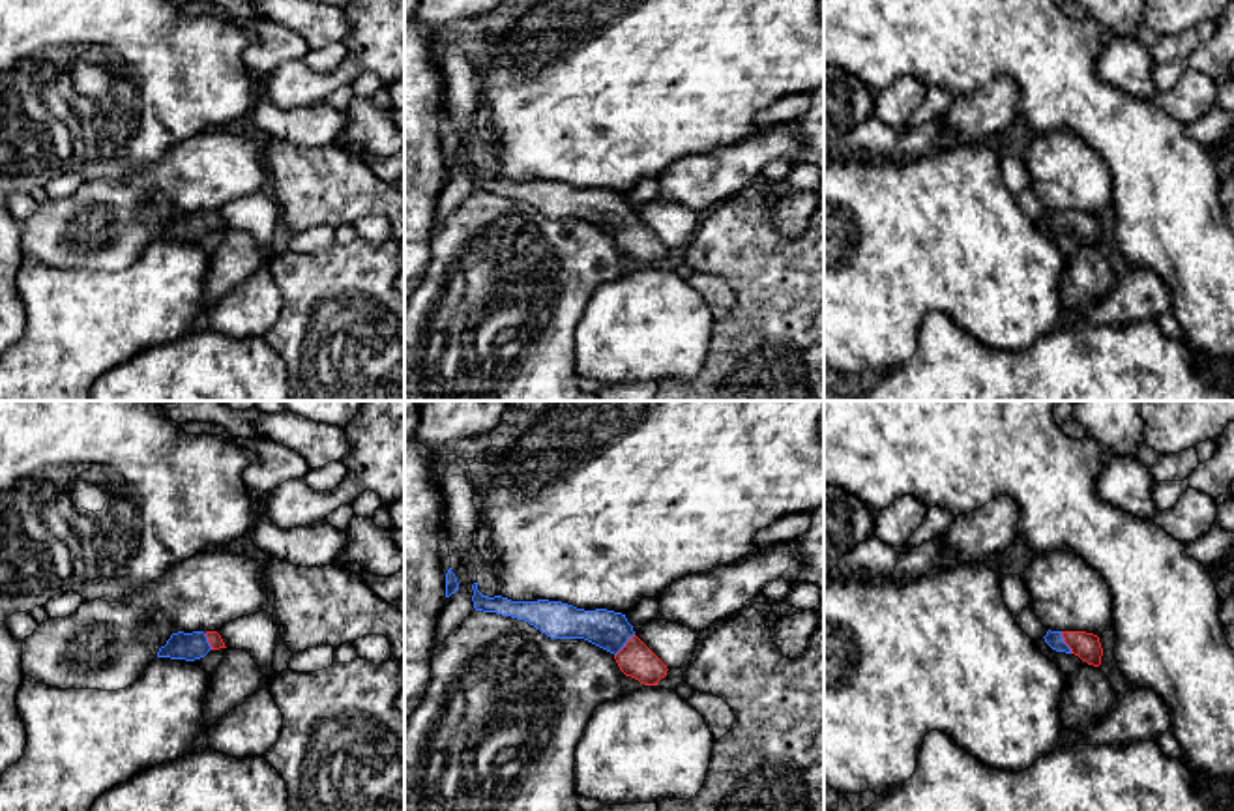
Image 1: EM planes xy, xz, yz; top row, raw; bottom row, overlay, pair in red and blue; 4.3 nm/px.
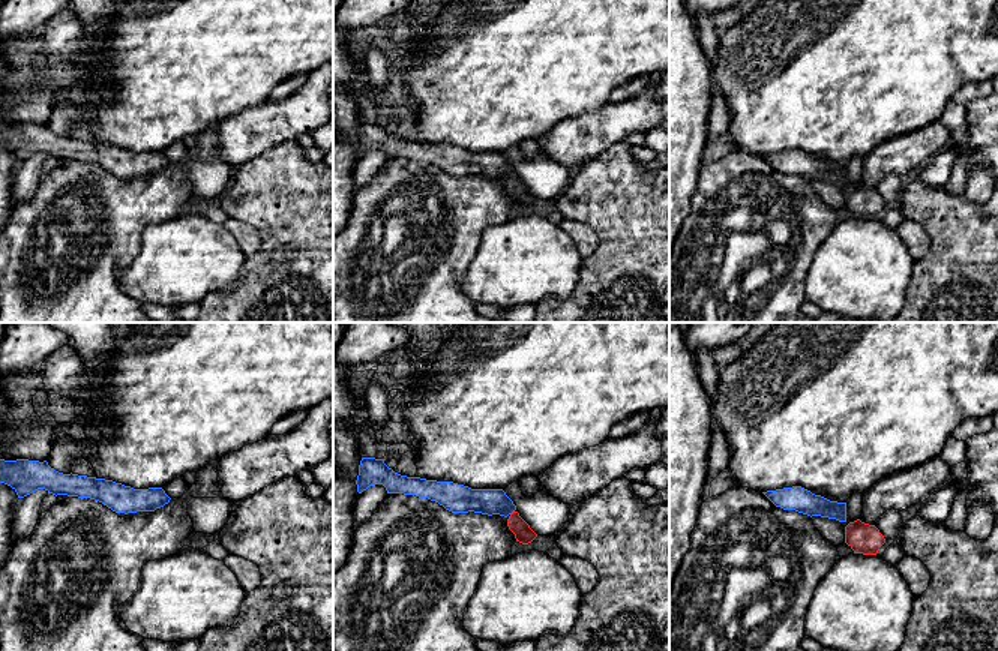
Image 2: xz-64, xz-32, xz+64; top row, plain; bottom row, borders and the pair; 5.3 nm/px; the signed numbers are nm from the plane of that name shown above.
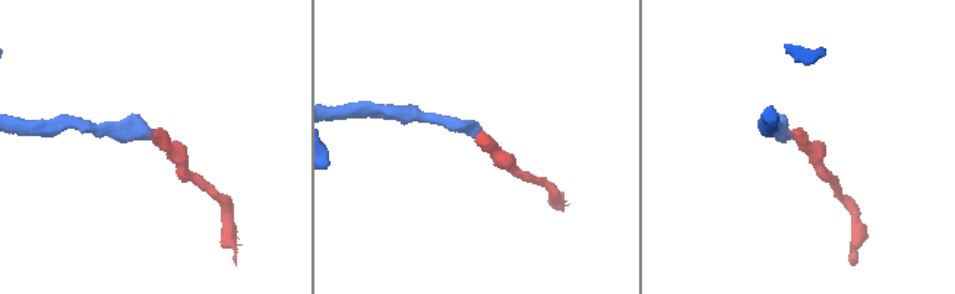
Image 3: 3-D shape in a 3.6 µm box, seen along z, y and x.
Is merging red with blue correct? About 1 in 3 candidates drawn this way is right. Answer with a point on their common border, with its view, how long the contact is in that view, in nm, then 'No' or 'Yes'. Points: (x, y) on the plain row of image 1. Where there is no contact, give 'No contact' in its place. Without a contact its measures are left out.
Touches red at xz (626, 225). Shared border 130 nm. Yes

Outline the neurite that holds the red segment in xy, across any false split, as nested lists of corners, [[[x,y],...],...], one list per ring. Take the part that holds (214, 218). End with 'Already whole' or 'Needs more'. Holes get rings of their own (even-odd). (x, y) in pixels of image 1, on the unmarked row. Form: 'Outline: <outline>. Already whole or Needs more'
Outline: [[[178,212],[159,229],[157,238],[195,242],[204,238],[210,230],[219,229],[227,227],[217,212]]]. Needs more

